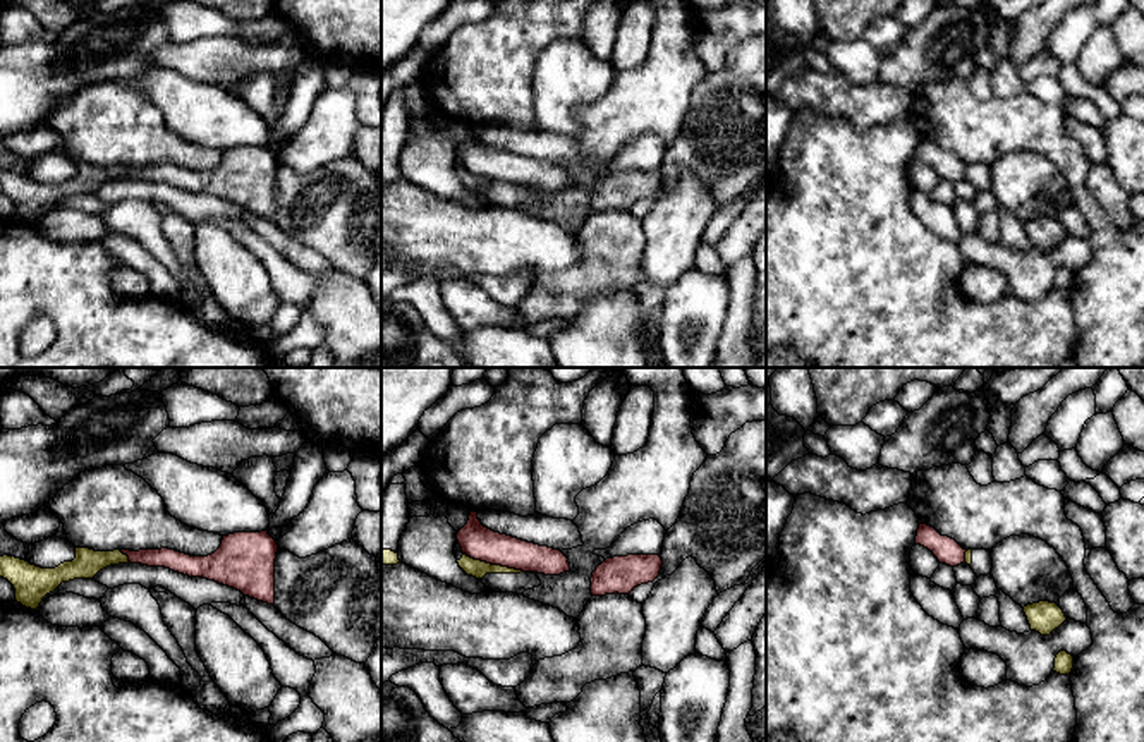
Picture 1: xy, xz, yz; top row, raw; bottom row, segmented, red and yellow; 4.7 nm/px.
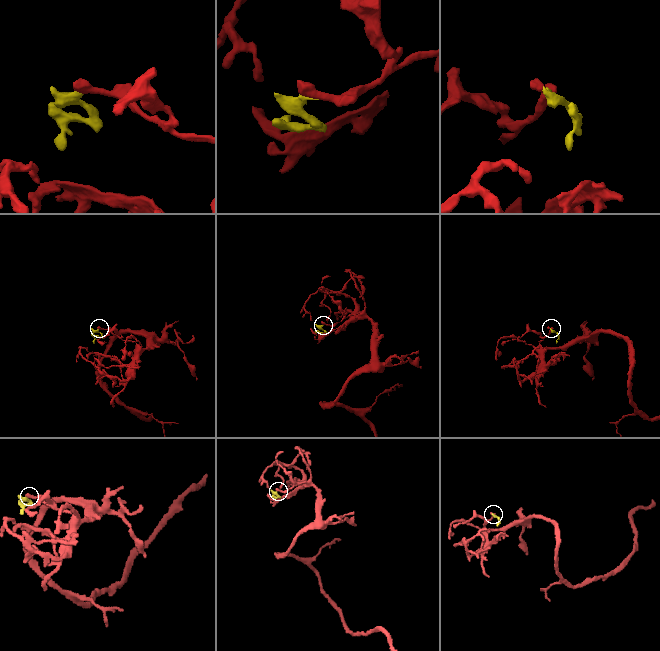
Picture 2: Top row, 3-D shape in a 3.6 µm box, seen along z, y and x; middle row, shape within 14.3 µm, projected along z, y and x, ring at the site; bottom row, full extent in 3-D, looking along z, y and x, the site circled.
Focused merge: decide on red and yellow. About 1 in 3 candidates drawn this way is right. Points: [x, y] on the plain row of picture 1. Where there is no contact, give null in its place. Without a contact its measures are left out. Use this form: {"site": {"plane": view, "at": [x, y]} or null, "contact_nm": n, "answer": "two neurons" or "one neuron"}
{"site": {"plane": "xz", "at": [493, 179]}, "contact_nm": 300, "answer": "two neurons"}

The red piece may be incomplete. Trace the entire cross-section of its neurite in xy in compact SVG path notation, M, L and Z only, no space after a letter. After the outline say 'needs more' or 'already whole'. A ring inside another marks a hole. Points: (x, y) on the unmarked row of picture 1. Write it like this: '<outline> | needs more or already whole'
M268 146L223 151L220 163L208 172L191 172L168 163L120 167L131 179L165 182L189 192L215 196L275 222L278 160Z | already whole

